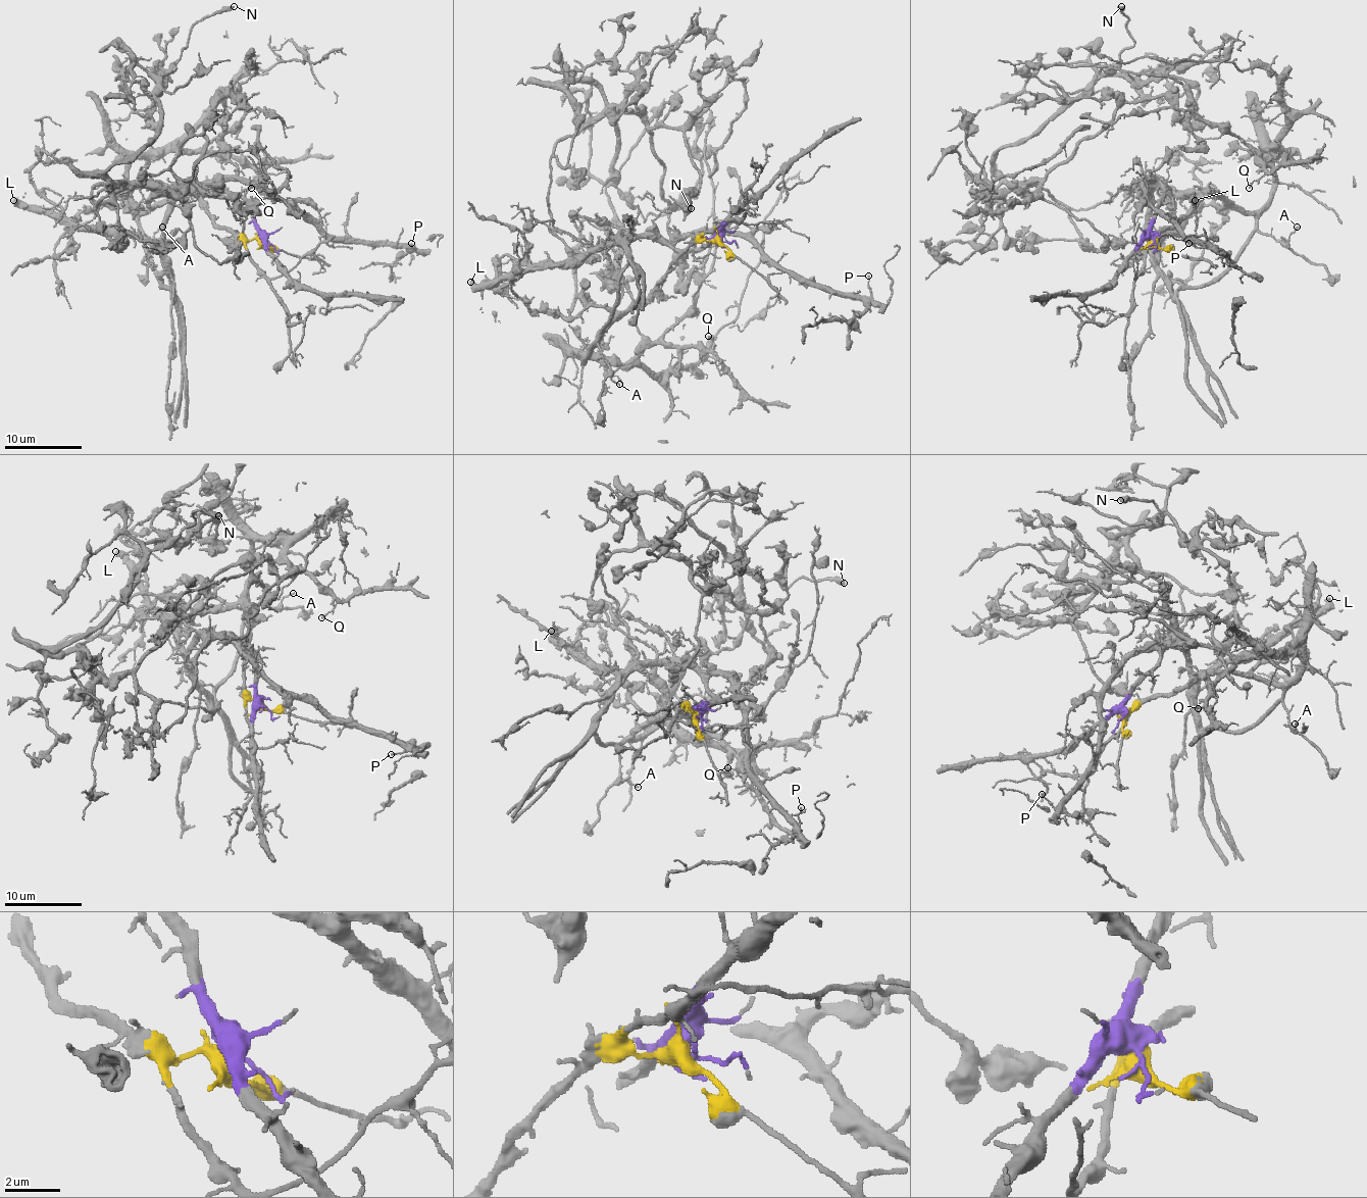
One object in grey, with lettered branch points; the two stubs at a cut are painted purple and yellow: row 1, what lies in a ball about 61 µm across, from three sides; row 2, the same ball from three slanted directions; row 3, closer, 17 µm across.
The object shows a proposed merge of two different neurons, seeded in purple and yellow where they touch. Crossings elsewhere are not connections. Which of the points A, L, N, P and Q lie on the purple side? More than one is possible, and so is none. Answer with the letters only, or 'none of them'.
L, P

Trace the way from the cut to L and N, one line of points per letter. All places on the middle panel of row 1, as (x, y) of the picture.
L: (720, 240), (675, 250), (621, 235), (562, 261), (532, 263), (477, 285), (469, 283)
N: (718, 240), (639, 304), (560, 240), (564, 83), (601, 92), (645, 221), (691, 207)

